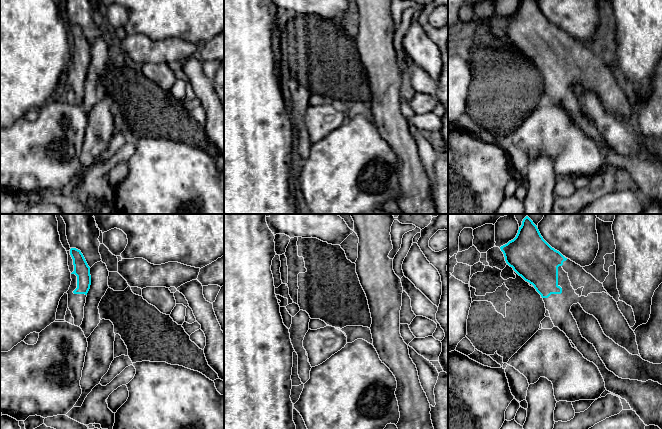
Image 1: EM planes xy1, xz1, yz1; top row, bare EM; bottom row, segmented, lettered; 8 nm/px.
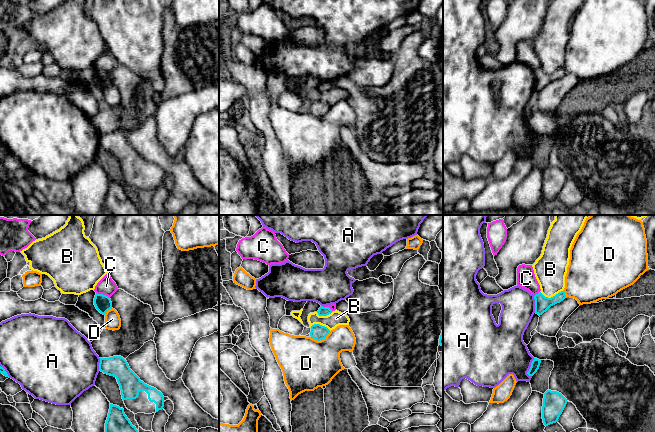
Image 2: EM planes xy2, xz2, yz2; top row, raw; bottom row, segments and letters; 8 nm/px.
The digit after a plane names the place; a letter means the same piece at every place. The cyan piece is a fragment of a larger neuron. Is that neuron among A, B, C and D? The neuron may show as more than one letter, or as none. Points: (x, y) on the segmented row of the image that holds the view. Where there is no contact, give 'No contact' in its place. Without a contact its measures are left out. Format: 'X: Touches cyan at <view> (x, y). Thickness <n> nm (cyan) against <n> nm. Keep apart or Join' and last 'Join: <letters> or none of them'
A: Touches cyan at yz2 (530, 367). Thickness 70 nm (cyan) against 360 nm. Keep apart
B: Touches cyan at yz2 (551, 297). Thickness 120 nm (cyan) against 260 nm. Keep apart
C: Touches cyan at xy2 (102, 294). Thickness 130 nm (cyan) against 140 nm. Keep apart
D: Touches cyan at xz2 (326, 335). Thickness 130 nm (cyan) against 380 nm. Keep apart
Join: none of them

